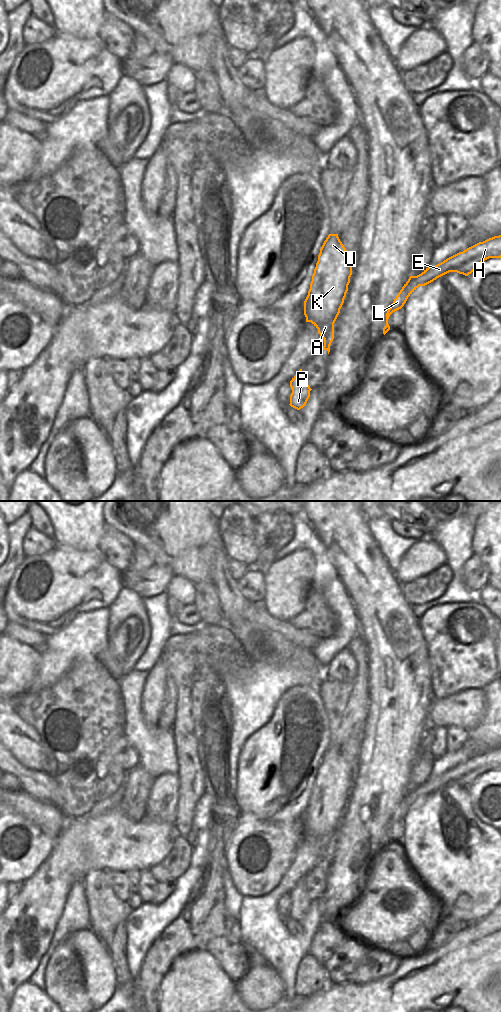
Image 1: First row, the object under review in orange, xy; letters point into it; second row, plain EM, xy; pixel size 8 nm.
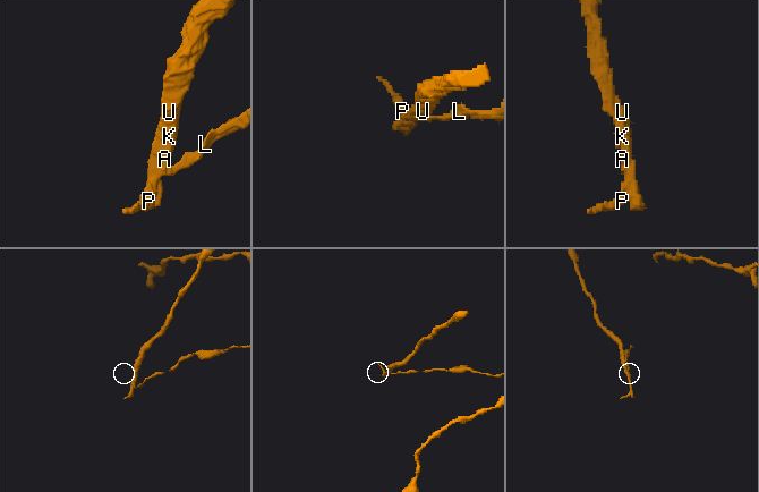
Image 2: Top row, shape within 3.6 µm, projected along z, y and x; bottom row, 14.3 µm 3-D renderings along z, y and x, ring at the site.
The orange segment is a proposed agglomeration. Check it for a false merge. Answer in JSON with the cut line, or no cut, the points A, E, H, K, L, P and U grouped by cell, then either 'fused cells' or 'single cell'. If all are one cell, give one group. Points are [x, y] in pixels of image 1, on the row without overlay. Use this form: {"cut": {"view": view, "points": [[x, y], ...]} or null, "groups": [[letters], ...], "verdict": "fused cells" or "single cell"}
{"cut": {"view": "xy", "points": [[324, 857], [329, 858]]}, "groups": [["A", "K", "U"], ["E", "H", "L", "P"]], "verdict": "fused cells"}

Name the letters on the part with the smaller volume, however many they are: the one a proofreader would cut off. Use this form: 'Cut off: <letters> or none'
Cut off: E, H, L, P

